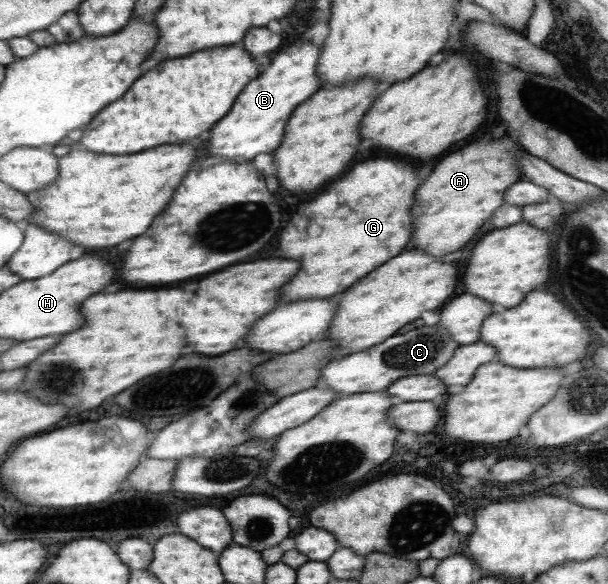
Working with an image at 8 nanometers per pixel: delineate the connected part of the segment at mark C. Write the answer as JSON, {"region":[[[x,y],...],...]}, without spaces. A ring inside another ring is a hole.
{"region":[[[437,325],[421,326],[417,330],[410,330],[404,334],[390,336],[387,340],[375,346],[367,347],[367,350],[354,352],[341,358],[333,358],[331,362],[327,363],[327,366],[321,369],[320,386],[333,389],[341,395],[387,390],[395,381],[410,374],[433,375],[438,368],[445,366],[449,362],[449,358],[453,356],[453,352],[459,347],[460,344],[449,334],[447,329],[442,329]]]}

